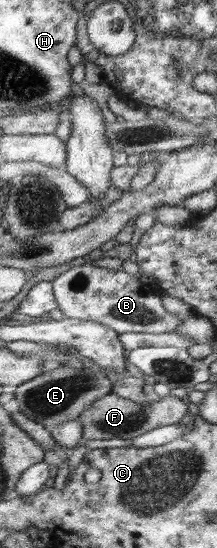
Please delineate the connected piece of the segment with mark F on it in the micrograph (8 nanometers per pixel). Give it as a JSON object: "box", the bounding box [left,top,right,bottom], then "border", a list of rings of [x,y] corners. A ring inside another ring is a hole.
{"box":[78,392,189,440],"border":[[[111,392],[107,396],[103,396],[103,398],[91,402],[91,406],[84,413],[81,413],[78,419],[84,424],[85,439],[109,440],[109,438],[125,438],[125,440],[132,440],[150,430],[161,428],[161,426],[178,424],[185,418],[187,413],[189,413],[187,402],[173,395],[141,405]]]}

